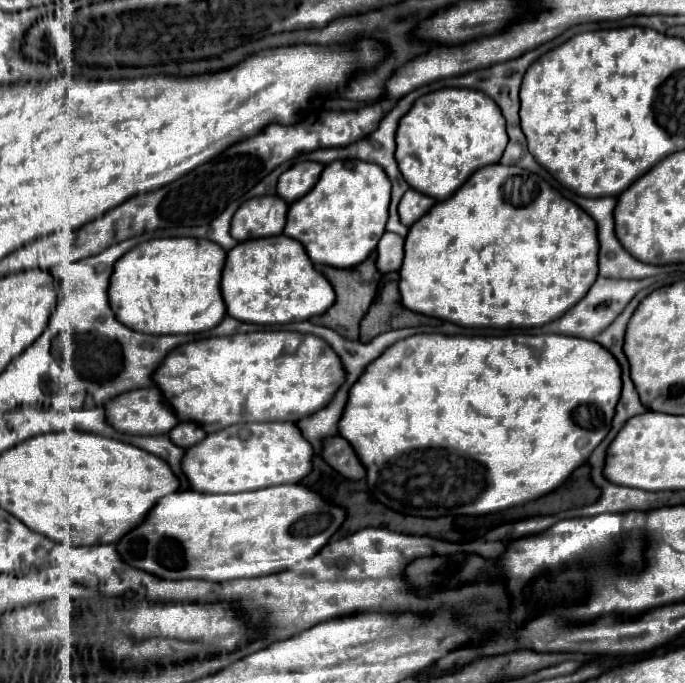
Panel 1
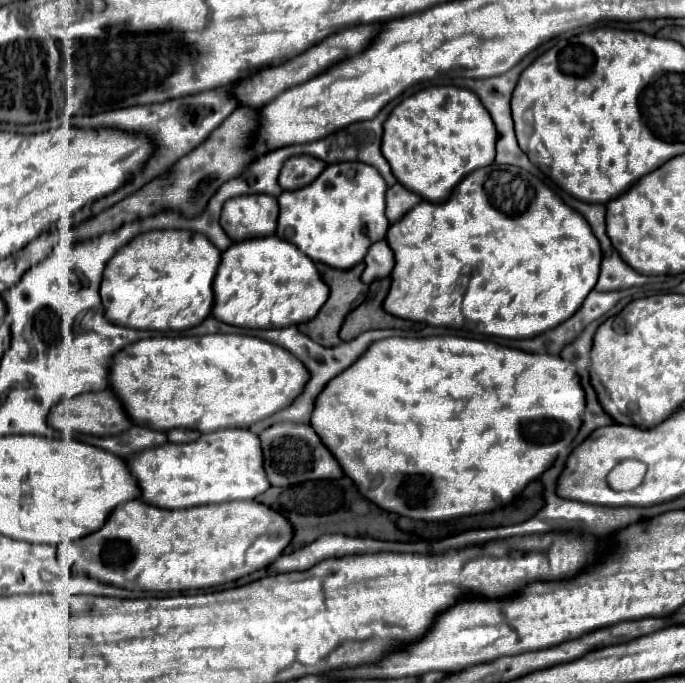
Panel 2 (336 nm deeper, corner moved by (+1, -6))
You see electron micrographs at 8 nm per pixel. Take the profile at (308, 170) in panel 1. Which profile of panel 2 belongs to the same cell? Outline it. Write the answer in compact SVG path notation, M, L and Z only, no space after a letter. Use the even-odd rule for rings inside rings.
M298 155L298 157L290 157L278 177L278 183L284 191L294 191L300 187L306 187L308 183L312 183L320 171L326 167L324 161L312 157L312 155Z

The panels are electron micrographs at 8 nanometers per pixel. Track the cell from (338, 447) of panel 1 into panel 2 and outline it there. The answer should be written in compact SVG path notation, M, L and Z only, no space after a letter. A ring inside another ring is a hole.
M276 423L260 433L264 449L264 469L268 479L276 487L288 487L312 479L340 479L344 471L330 449L318 439L316 431L310 425L296 423Z

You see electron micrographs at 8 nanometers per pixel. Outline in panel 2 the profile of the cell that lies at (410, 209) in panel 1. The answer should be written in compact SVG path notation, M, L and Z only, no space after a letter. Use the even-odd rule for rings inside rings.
M396 183L392 189L388 189L388 197L386 197L386 217L390 223L396 223L398 219L402 219L412 207L416 207L416 203L420 203L422 197L408 191L404 185Z

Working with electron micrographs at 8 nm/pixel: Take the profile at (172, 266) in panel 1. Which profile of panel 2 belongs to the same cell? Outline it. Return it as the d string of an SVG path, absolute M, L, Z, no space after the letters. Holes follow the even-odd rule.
M148 231L124 245L106 265L100 295L106 319L114 325L150 331L186 331L212 315L212 281L220 251L202 235L190 231Z

